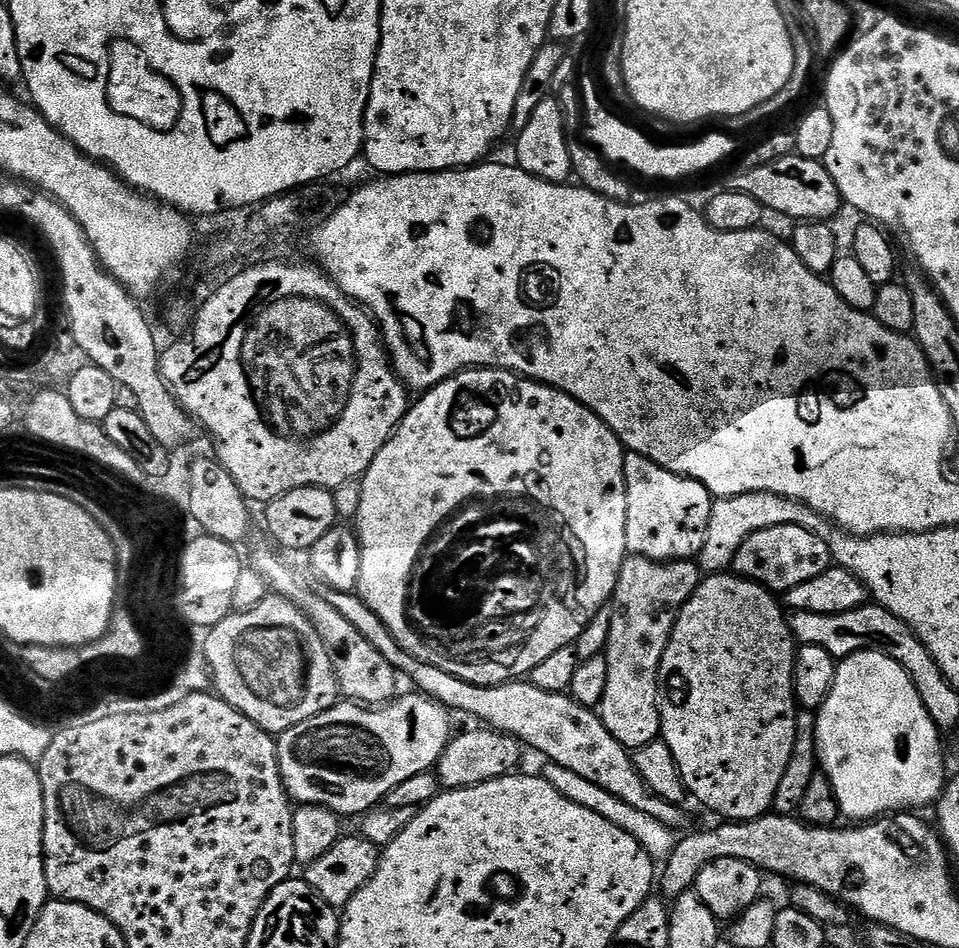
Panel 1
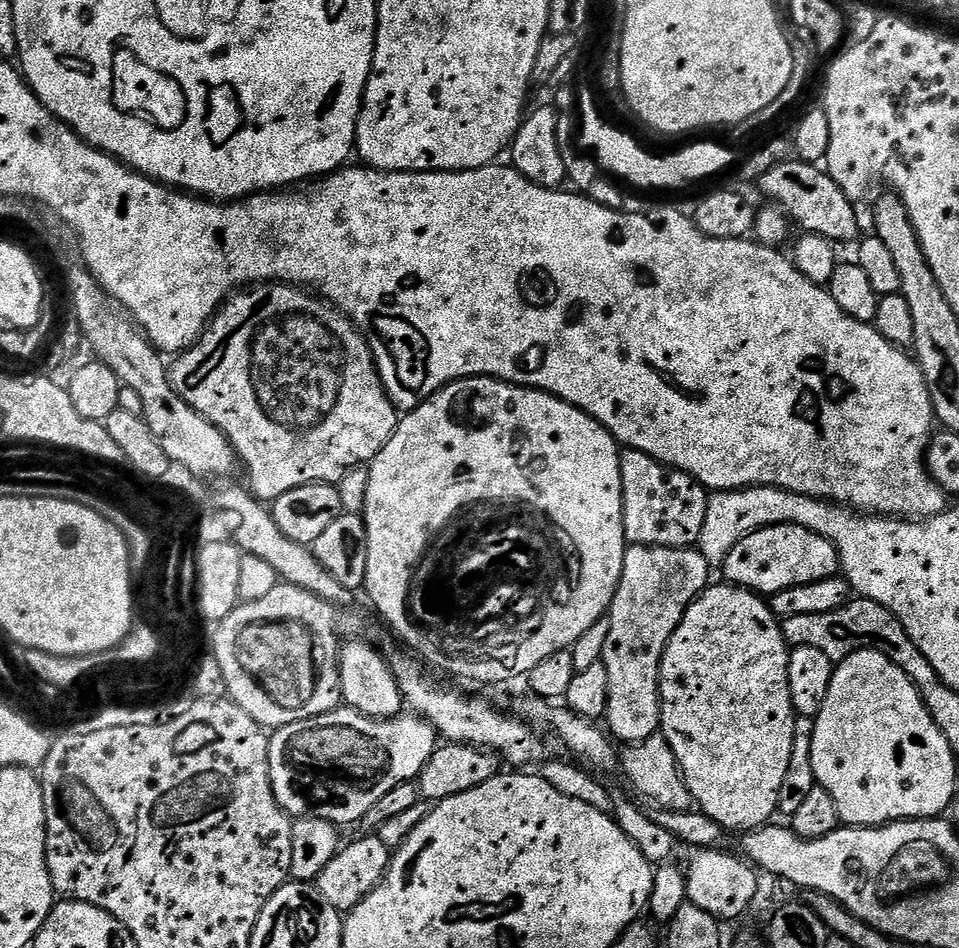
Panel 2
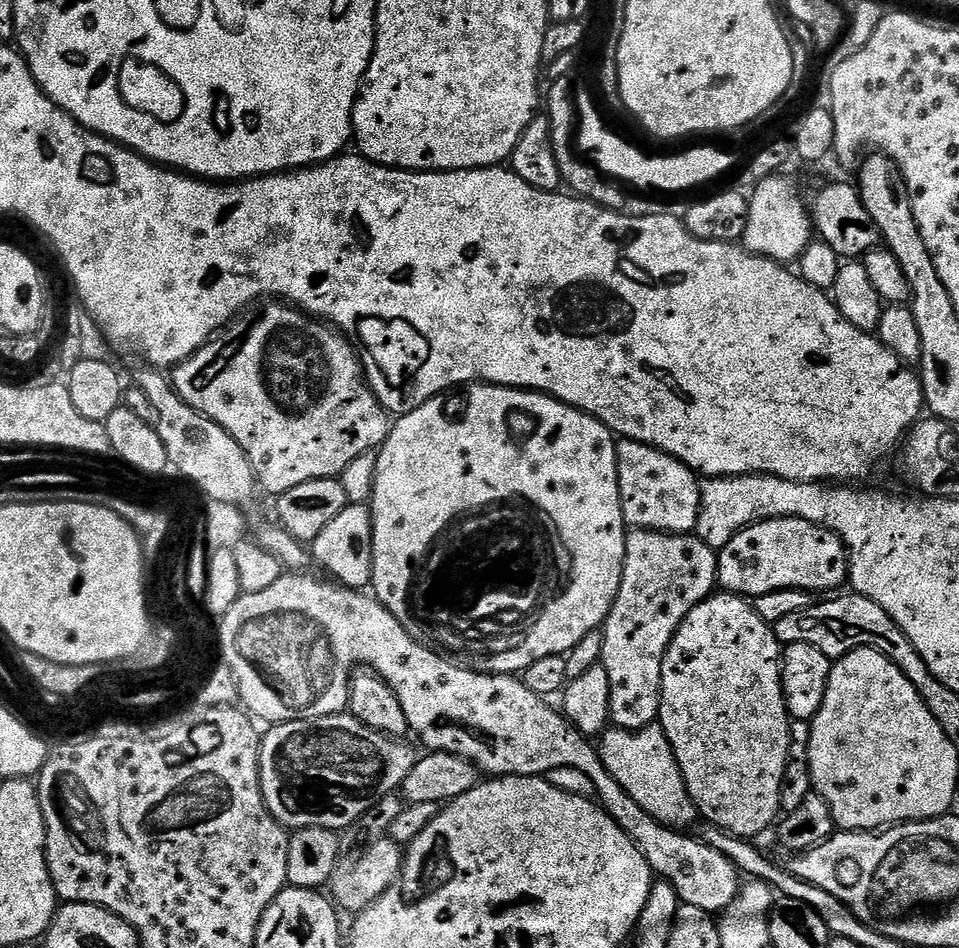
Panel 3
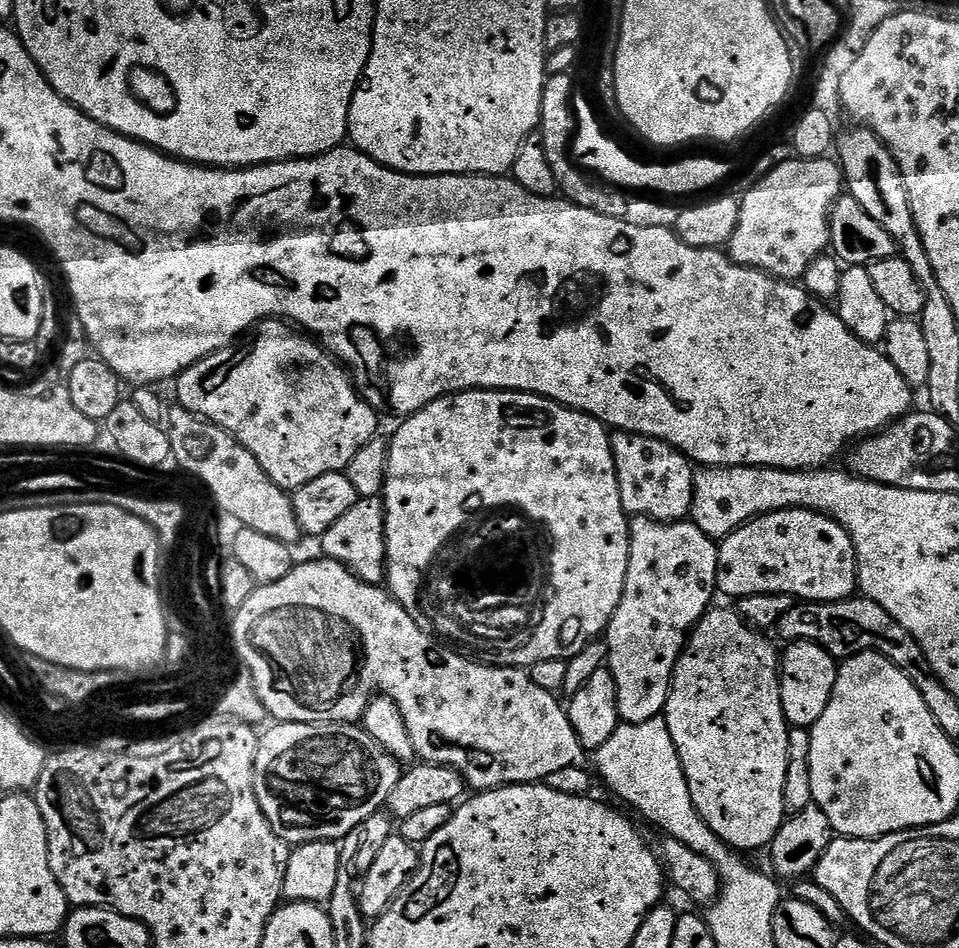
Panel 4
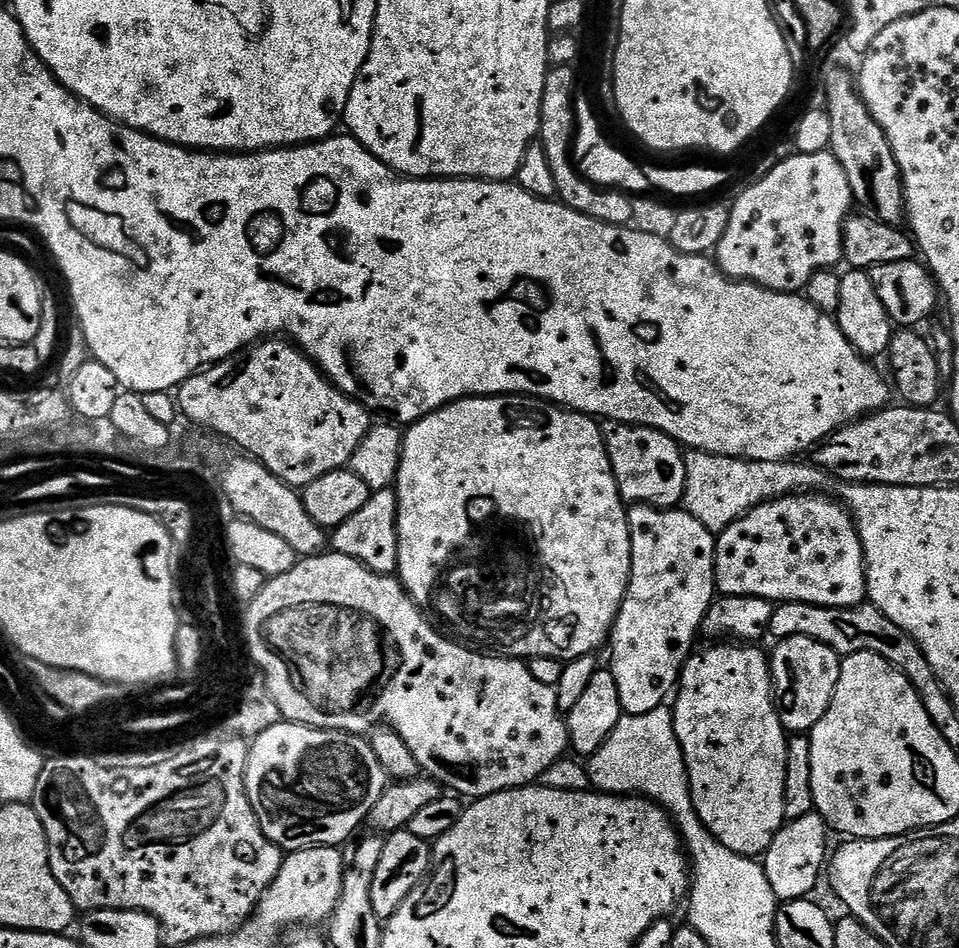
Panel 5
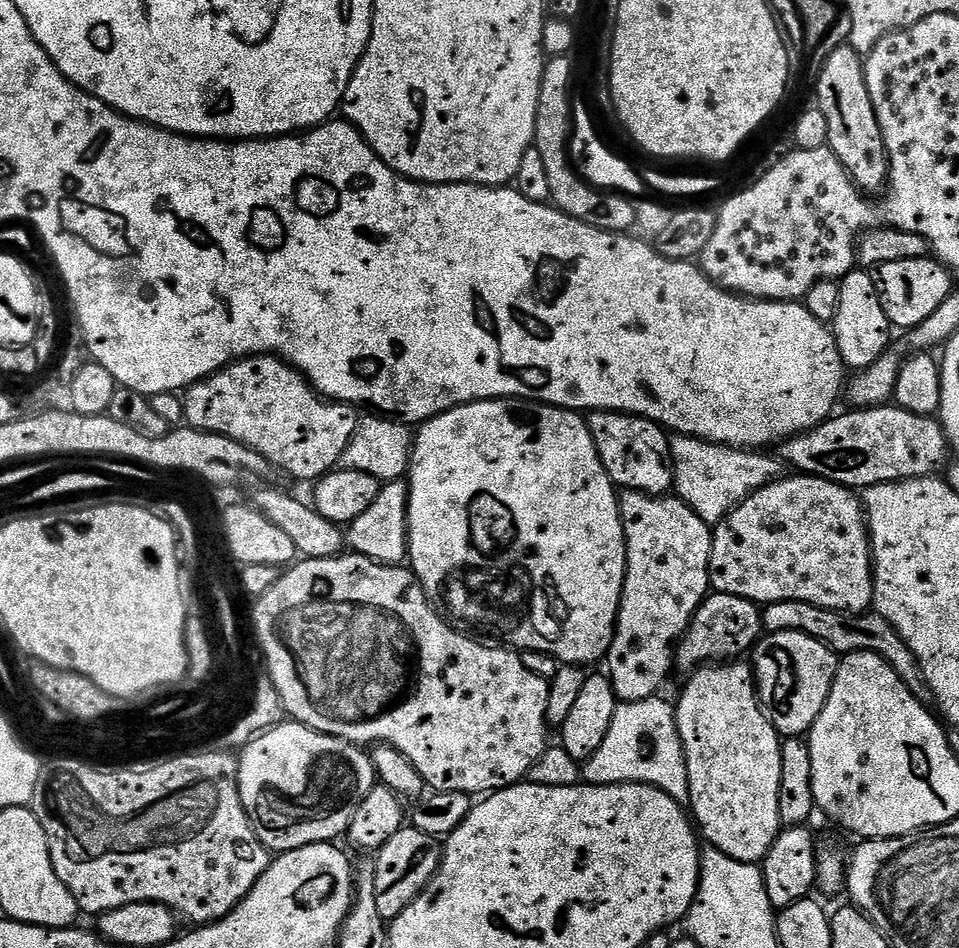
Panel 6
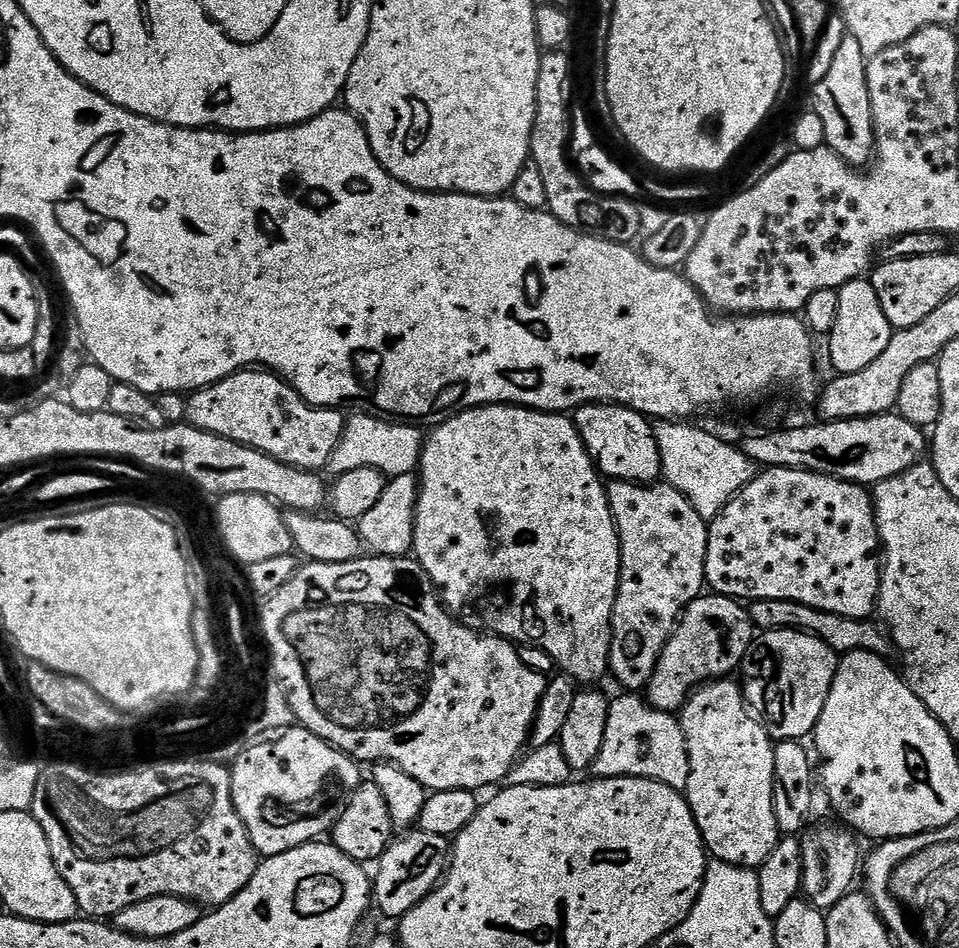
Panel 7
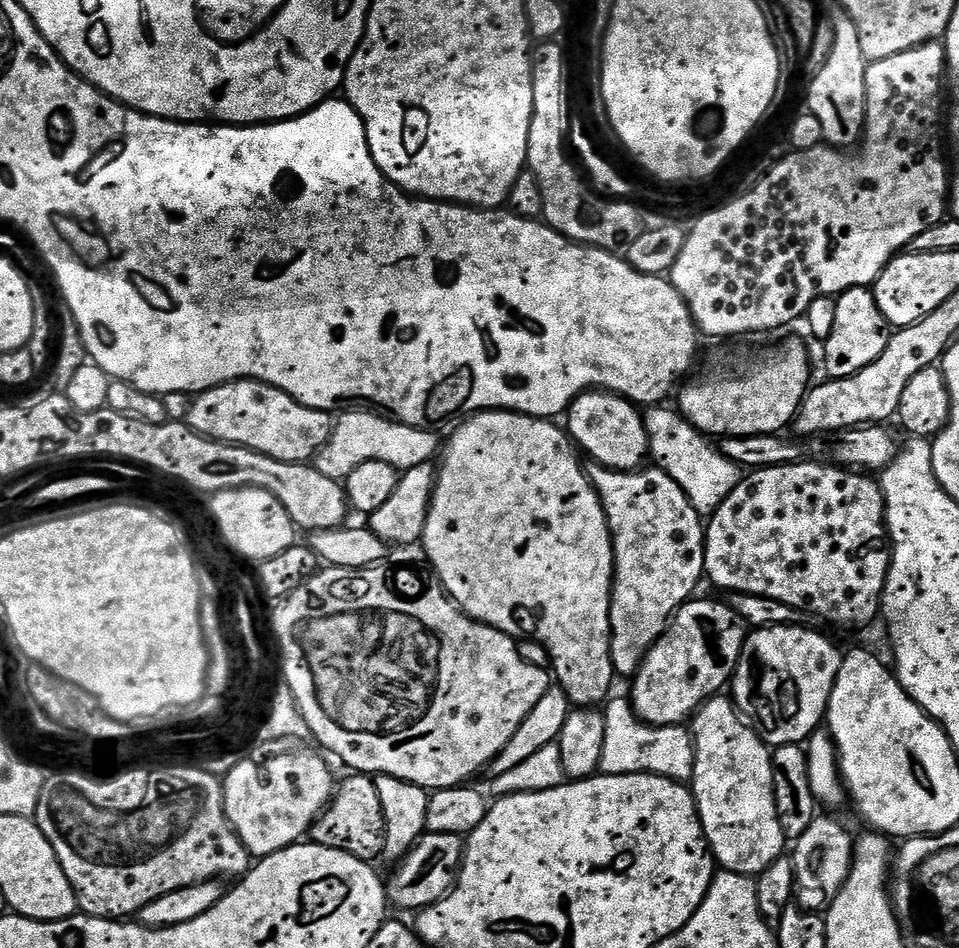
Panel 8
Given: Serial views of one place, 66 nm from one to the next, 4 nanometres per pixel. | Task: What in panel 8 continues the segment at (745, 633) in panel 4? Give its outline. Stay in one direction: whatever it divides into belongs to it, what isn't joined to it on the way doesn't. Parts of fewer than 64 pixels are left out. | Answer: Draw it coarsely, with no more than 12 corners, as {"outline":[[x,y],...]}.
{"outline":[[724,694],[690,720],[690,787],[723,871],[785,855],[772,752]]}

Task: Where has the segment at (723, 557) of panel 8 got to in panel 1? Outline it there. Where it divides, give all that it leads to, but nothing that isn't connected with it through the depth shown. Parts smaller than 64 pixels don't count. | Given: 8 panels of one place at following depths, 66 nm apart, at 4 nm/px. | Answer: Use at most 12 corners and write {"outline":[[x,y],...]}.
{"outline":[[750,534],[731,571],[783,594],[833,567],[818,534]]}

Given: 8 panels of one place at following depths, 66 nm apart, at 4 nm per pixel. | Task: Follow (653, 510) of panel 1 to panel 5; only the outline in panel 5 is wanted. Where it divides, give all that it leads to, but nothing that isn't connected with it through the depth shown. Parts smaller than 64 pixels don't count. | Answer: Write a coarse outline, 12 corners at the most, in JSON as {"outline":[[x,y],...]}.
{"outline":[[607,425],[604,449],[625,502],[683,501],[684,452],[646,426]]}

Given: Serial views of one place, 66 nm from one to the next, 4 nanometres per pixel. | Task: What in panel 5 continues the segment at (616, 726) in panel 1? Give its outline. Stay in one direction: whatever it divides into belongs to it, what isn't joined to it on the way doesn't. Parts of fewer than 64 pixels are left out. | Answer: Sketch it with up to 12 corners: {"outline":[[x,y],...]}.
{"outline":[[628,508],[610,633],[627,715],[673,695],[716,591],[716,536]]}

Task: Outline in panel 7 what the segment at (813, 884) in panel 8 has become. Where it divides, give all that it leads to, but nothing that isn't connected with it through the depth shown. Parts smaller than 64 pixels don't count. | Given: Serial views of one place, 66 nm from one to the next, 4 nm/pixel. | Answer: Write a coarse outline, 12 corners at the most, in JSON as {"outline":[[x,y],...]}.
{"outline":[[839,823],[807,831],[803,893],[827,912],[853,889],[862,864]]}

